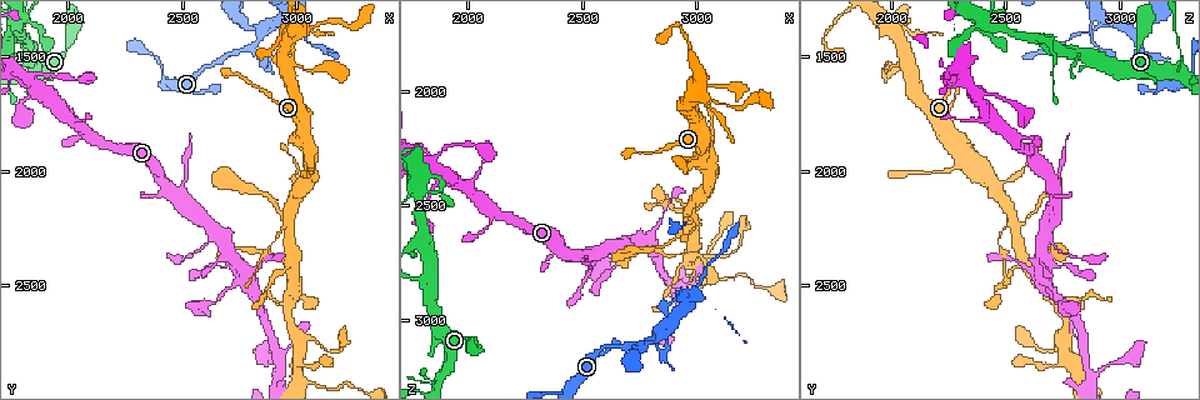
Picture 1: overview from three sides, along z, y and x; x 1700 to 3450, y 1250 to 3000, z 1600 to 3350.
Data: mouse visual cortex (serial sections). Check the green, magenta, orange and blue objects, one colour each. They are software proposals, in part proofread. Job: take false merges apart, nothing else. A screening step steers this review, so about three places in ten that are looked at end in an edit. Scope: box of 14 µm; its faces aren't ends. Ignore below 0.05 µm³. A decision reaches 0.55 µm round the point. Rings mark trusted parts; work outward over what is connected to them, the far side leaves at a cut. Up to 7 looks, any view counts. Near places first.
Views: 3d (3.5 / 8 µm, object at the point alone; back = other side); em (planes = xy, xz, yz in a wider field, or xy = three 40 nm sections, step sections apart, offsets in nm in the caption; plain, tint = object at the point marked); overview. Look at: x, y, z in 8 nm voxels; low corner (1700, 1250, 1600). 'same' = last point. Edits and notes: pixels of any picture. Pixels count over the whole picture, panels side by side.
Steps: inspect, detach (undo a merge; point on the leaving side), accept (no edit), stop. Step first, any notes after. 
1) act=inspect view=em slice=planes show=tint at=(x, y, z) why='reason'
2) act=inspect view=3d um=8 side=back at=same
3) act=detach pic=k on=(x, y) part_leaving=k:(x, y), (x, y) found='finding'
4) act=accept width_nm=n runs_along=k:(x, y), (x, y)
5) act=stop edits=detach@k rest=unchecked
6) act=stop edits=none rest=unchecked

act=inspect view=em slice=xy step=2 show=tint at=(2840, 1410, 3070) why='thin arm on a thick one'

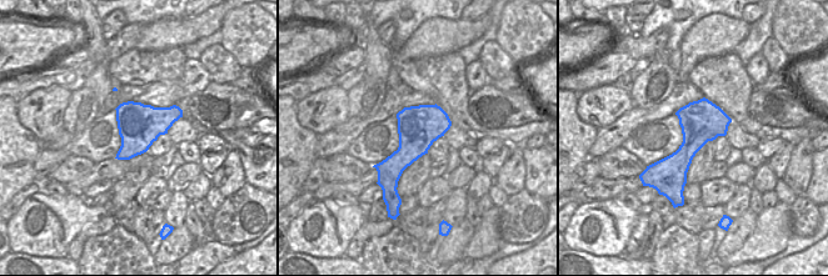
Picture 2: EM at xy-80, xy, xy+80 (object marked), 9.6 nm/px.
act=inspect view=3d um=3.5 at=same why='wider look'

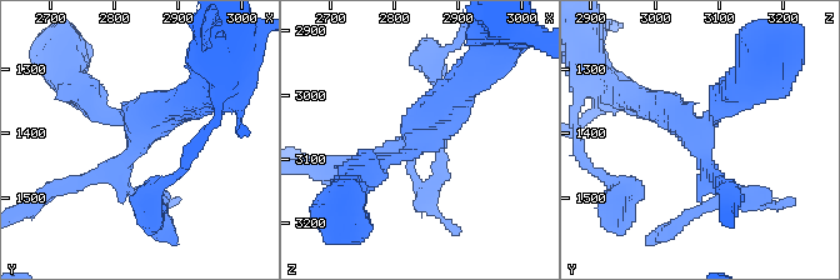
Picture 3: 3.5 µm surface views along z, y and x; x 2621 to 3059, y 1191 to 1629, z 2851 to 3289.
act=accept runs_along=3:(76, 185), (184, 100) found='all the same cell'

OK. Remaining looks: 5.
act=inspect view=3d um=8 side=back at=(2970, 2220, 2520) why='three-way junction'

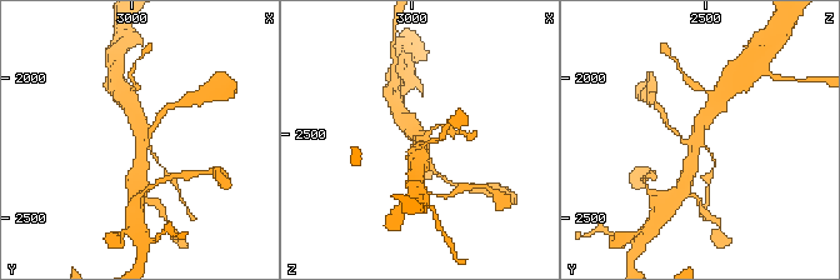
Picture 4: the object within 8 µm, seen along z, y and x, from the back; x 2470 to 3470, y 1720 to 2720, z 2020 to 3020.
act=inspect view=3d um=3.5 at=(2950, 2220, 2530)

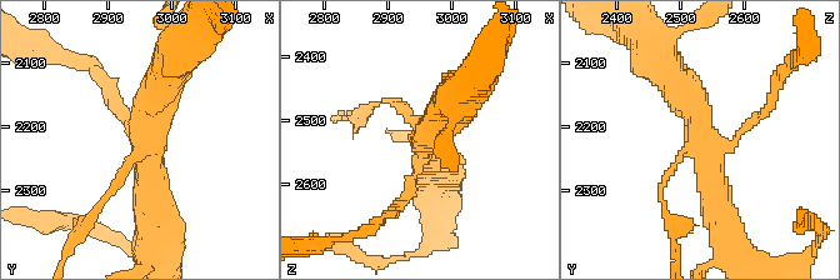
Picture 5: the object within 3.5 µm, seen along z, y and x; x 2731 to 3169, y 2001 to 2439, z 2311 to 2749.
act=inspect view=em slice=xy step=5 show=tint at=(2965, 2220, 2535) why='need the tissue'

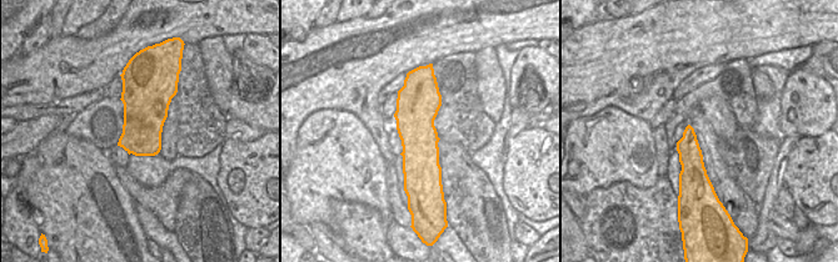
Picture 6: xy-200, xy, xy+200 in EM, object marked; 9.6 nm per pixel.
act=accept runs_along=5:(666, 70), (695, 108), (720, 220) found='all the same cell'

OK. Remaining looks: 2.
act=inspect view=3d um=3.5 at=(2910, 2910, 2860) why='four or more arms meet'

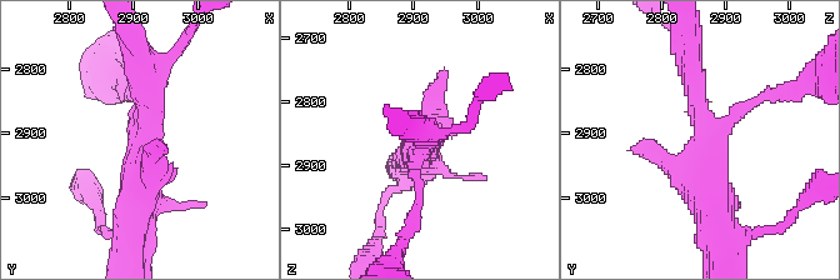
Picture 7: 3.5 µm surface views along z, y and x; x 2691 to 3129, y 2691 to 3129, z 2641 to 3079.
act=inspect view=em slice=xy step=5 show=tint at=(2925, 2900, 2870) why='now the EM'

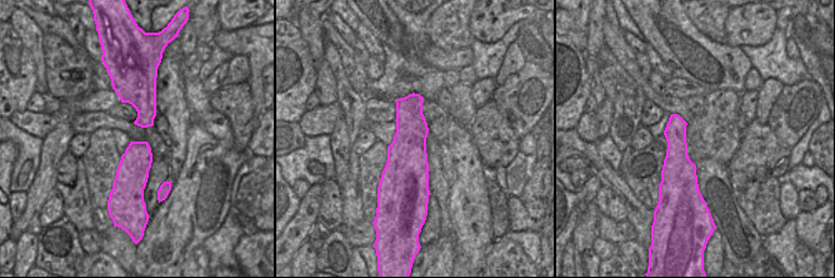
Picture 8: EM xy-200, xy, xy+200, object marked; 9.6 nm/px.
act=accept runs_along=7:(689, 54), (708, 135), (769, 96) found='all the same cell'

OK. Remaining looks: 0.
act=stop edits=none rest=unchecked

